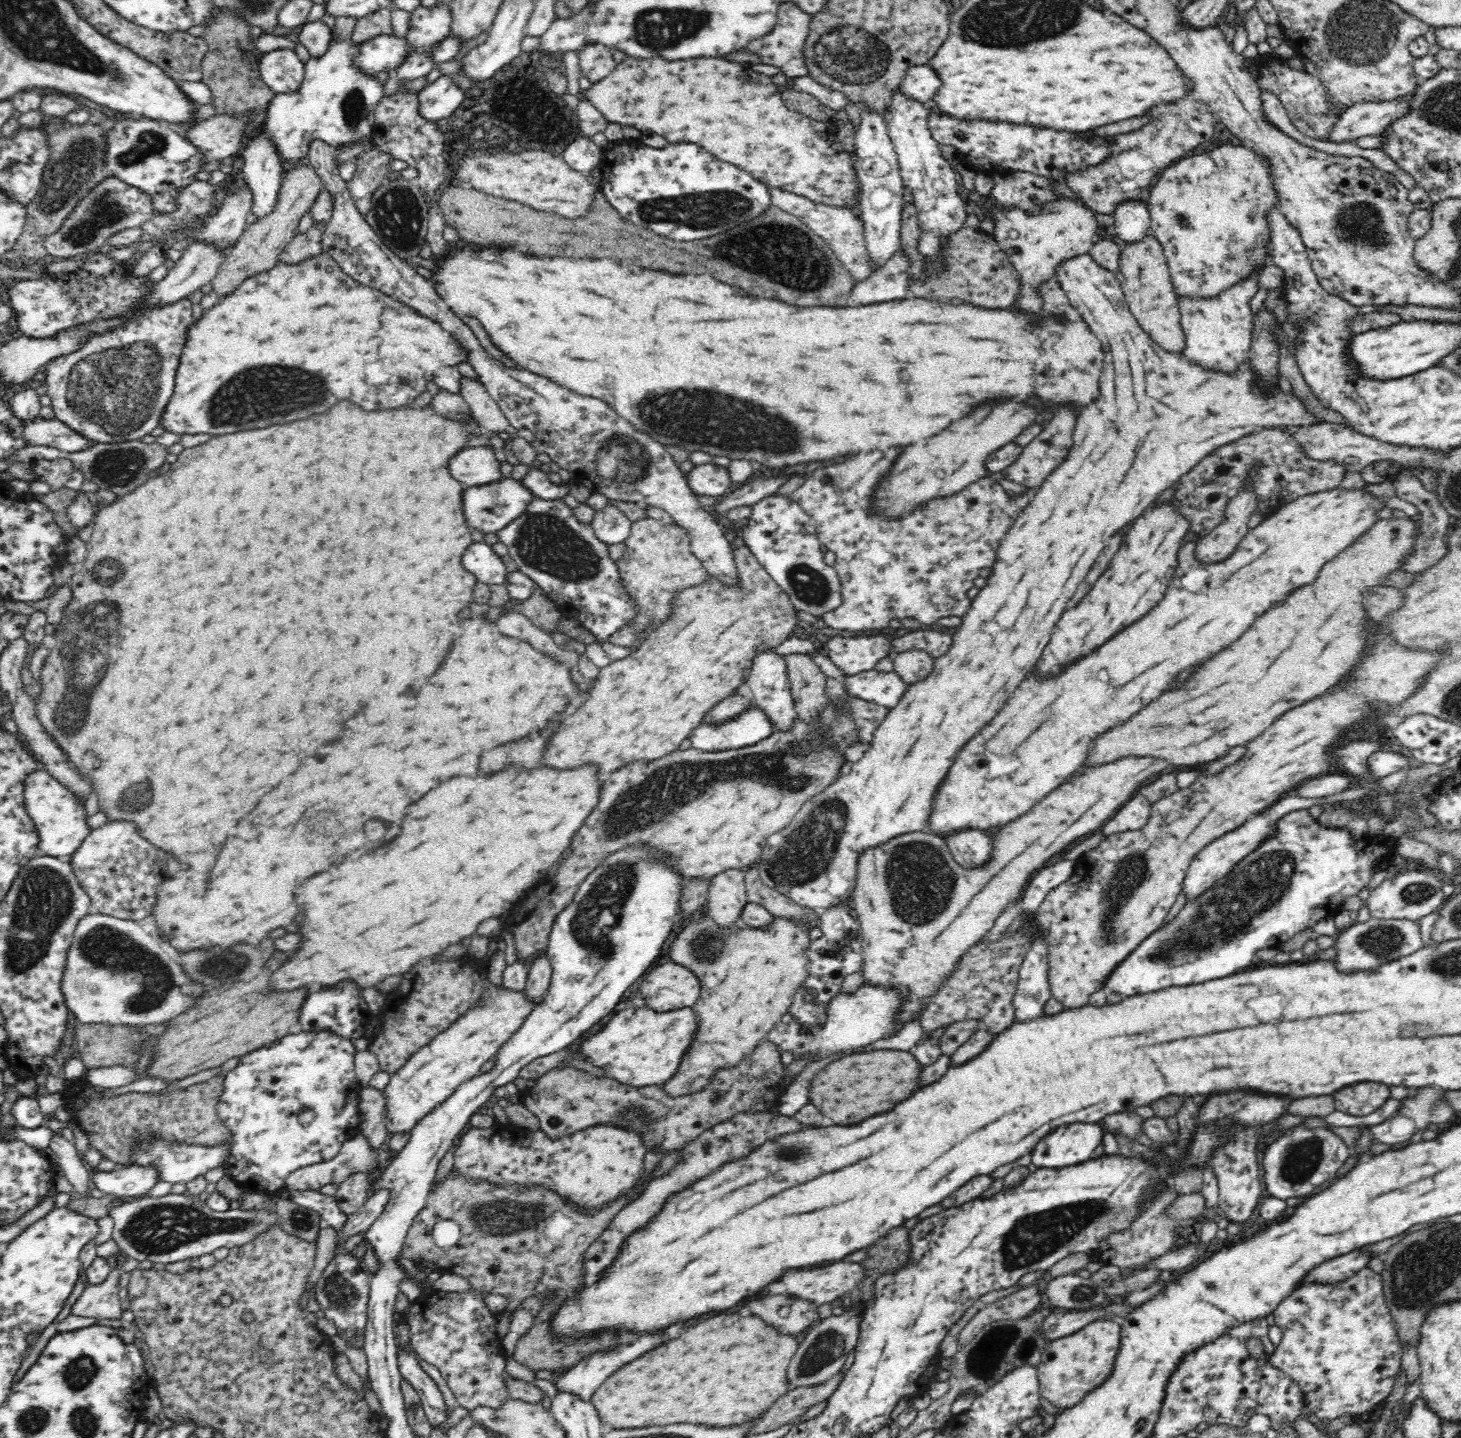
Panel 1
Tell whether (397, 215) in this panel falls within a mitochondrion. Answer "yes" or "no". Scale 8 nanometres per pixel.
yes

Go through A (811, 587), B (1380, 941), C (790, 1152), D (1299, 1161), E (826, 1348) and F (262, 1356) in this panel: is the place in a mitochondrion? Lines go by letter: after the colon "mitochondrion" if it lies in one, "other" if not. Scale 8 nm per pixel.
A: mitochondrion
B: mitochondrion
C: mitochondrion
D: mitochondrion
E: mitochondrion
F: mitochondrion

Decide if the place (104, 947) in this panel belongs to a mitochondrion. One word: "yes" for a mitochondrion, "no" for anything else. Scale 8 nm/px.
yes

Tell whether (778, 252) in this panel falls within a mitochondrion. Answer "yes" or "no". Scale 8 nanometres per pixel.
yes

